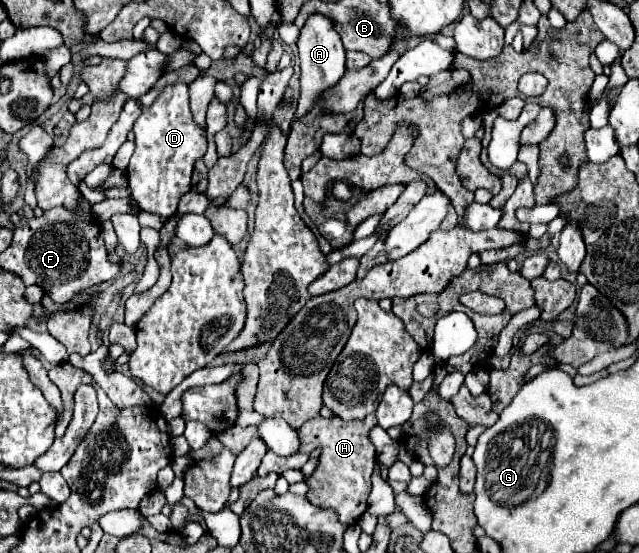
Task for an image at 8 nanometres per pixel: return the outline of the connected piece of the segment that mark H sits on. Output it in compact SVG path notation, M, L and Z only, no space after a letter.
M311 418L299 428L303 448L321 448L321 456L315 472L307 478L309 502L319 508L333 508L339 514L339 522L351 526L367 510L367 498L371 492L371 474L375 470L375 446L365 432L365 420L345 422L341 418Z

